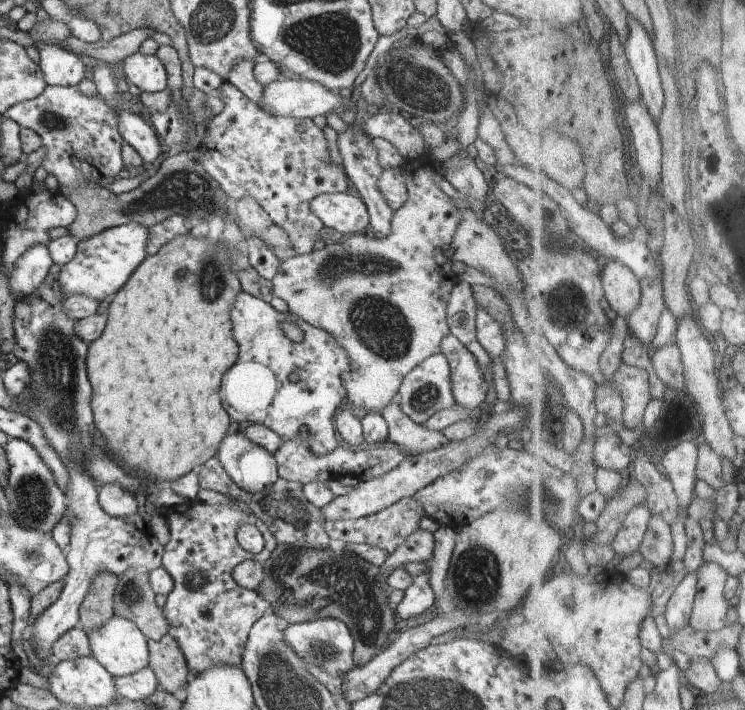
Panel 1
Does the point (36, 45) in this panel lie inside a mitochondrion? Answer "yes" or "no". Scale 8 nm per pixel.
no

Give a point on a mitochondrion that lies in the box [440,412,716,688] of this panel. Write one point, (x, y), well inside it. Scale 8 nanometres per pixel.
(472, 580)

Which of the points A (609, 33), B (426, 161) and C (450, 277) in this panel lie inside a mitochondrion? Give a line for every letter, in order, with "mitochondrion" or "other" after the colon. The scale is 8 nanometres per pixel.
A: other
B: other
C: other

